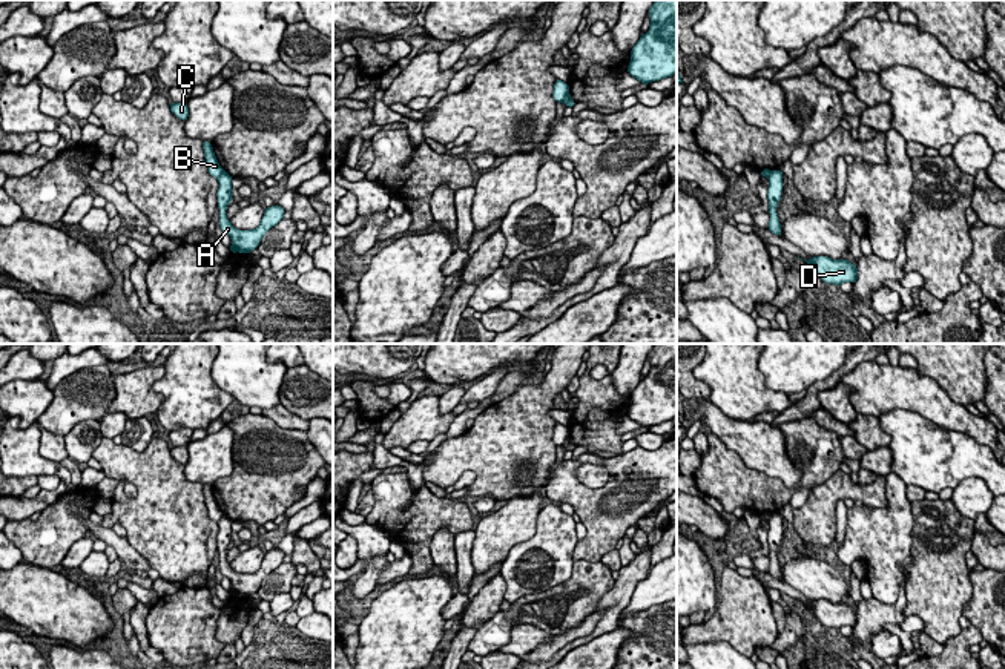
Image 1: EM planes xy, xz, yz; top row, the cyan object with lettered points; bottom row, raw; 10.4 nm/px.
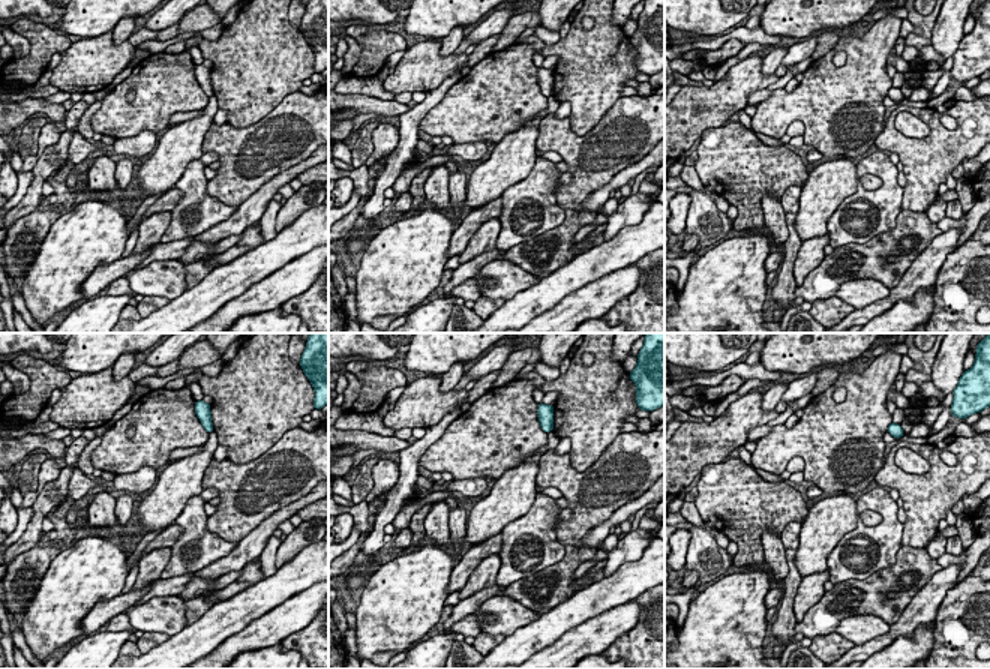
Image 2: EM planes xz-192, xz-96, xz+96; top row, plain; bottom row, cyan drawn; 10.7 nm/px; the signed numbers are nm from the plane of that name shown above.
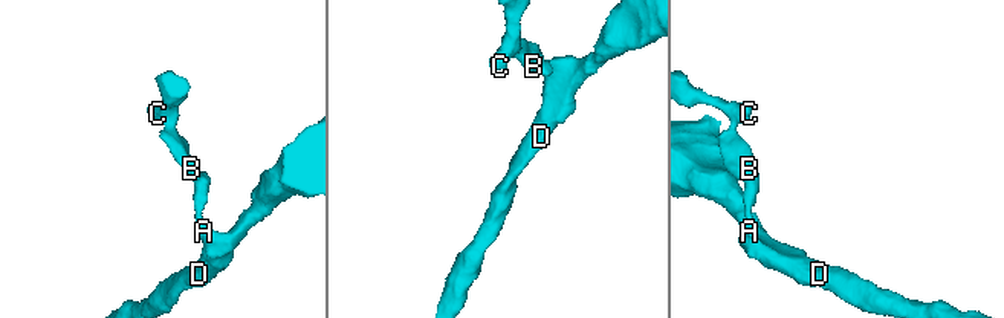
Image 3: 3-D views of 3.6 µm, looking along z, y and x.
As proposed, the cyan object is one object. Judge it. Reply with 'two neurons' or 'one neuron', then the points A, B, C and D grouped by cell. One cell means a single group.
two neurons | A D / B C

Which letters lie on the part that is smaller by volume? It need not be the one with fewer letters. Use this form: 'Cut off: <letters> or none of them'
Cut off: B, C

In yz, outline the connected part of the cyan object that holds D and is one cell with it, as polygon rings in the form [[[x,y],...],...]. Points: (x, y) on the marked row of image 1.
[[[812,256],[806,261],[813,272],[827,284],[841,285],[842,282],[855,284],[858,279],[858,269],[847,259],[830,259],[829,256]]]

